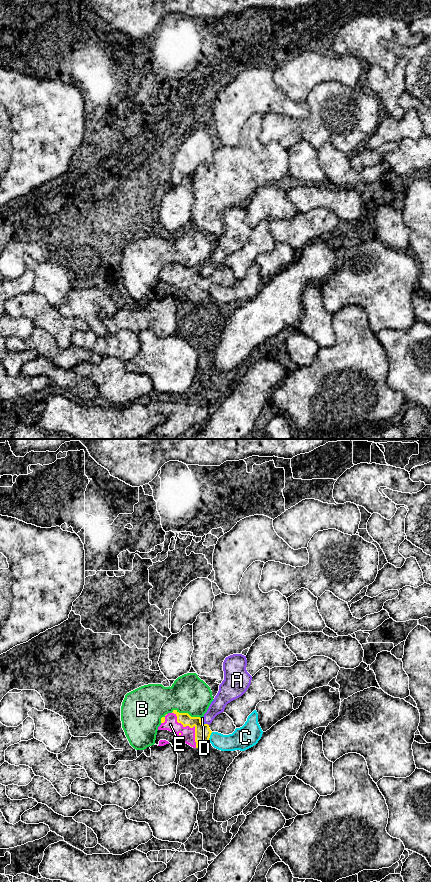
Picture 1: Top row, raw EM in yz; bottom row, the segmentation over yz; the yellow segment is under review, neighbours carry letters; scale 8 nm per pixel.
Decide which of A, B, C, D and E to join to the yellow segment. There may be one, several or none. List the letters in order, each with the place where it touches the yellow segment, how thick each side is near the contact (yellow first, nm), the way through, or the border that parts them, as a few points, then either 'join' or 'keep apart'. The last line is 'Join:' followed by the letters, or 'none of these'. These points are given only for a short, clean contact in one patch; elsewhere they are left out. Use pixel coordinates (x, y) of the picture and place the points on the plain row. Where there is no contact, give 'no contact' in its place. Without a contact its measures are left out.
A: meets yellow in yz at (207, 276); 130 nm thick on the yellow side, 120 nm on the other; keep apart
B: meets yellow in yz at (186, 265); 130 nm thick on the yellow side, 300 nm on the other; keep apart
C: meets yellow in yz at (209, 289); 130 nm thick on the yellow side, 170 nm on the other; keep apart
D: meets yellow in yz at (201, 274); 130 nm thick on the yellow side, 30 nm on the other; border along yz (200, 270), (205, 276); keep apart
E: meets yellow in yz at (191, 279); 130 nm thick on the yellow side, 120 nm on the other; join
Join: E

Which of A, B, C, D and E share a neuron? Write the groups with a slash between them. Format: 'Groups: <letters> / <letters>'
Groups: A D / B / C / E

